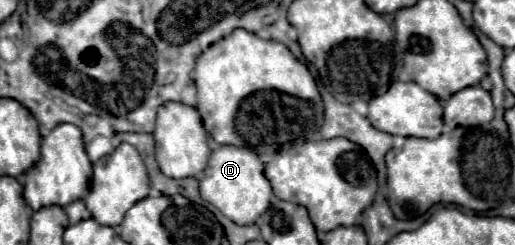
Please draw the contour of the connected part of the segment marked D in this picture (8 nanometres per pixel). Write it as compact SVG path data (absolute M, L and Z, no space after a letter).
M220 146L212 152L210 162L204 170L204 178L200 180L200 196L214 204L226 218L244 226L254 224L254 220L268 210L272 186L264 176L264 164L250 148L236 146Z

